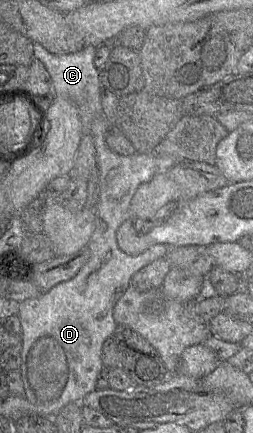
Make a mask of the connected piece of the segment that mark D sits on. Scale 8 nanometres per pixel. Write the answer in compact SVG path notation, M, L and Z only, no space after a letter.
M104 115L96 117L90 128L97 155L97 167L100 178L99 200L95 205L95 228L86 246L89 258L80 271L70 280L55 285L36 298L20 302L18 316L22 327L22 352L20 374L23 381L23 396L34 407L34 413L53 417L61 408L72 402L80 402L88 393L96 389L96 382L103 368L101 349L103 342L112 336L117 327L113 318L113 309L122 294L131 286L132 276L153 261L166 257L170 247L157 244L136 256L124 253L118 246L116 231L127 219L131 219L130 202L142 181L142 171L148 168L156 175L168 176L176 183L174 203L183 203L200 194L229 185L229 181L216 167L204 162L183 158L158 157L150 152L122 156L113 152L105 142L105 132L109 121Z

